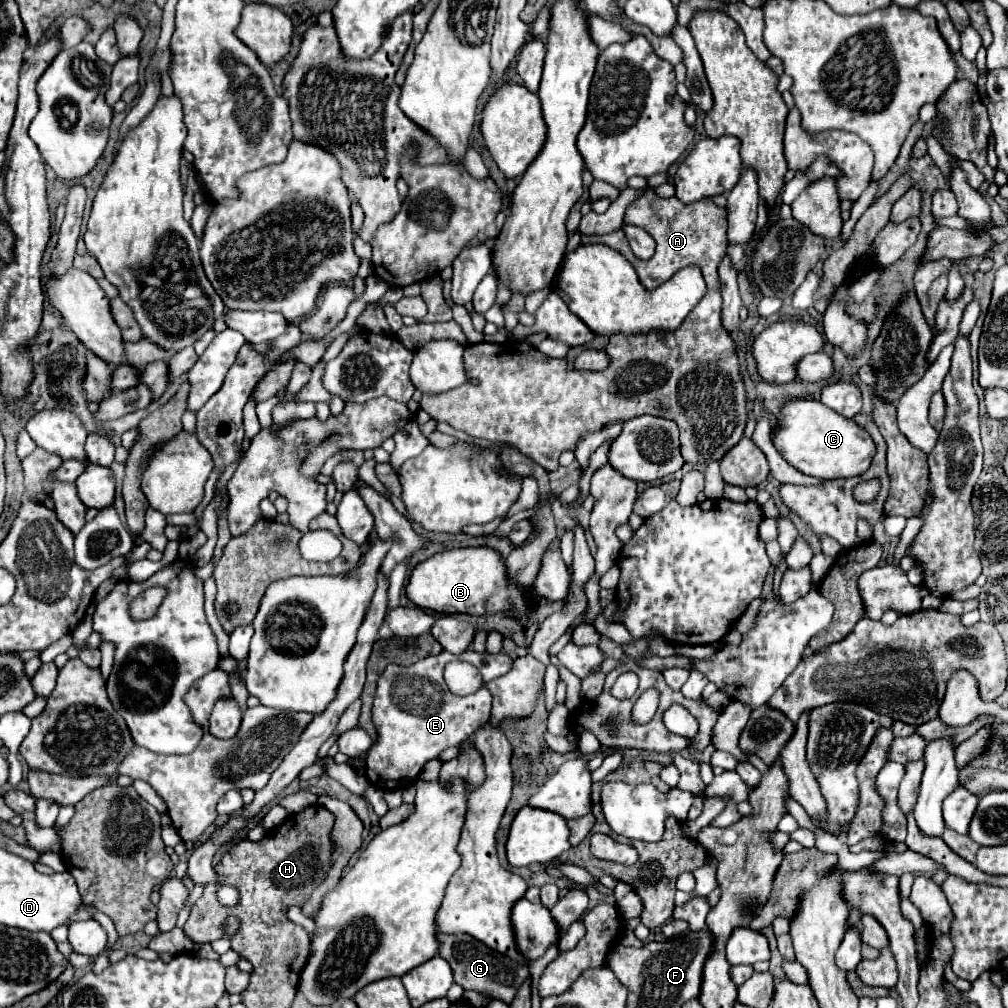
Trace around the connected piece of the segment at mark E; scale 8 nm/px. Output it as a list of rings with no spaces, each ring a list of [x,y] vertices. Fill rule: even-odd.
[[[468,649],[466,653],[462,653],[458,657],[454,657],[448,651],[442,651],[440,655],[426,657],[408,667],[388,665],[378,679],[374,705],[372,705],[372,723],[378,731],[378,741],[366,757],[366,771],[372,775],[376,773],[376,777],[380,779],[380,785],[376,785],[376,787],[380,787],[382,791],[412,785],[420,777],[420,773],[428,761],[436,759],[446,747],[462,745],[464,741],[468,741],[474,735],[474,731],[480,729],[490,719],[492,697],[490,697],[488,689],[482,687],[474,695],[456,697],[444,685],[444,679],[442,679],[444,665],[454,659],[476,665],[478,671],[482,673],[484,683],[492,681],[494,677],[502,677],[504,673],[510,671],[510,665],[512,665],[512,657],[506,653],[478,655],[478,653],[474,653],[474,649]],[[400,683],[404,685],[402,689],[406,689],[406,691],[402,691],[402,699],[398,699],[398,703],[396,703],[392,691],[396,685],[400,687]]]

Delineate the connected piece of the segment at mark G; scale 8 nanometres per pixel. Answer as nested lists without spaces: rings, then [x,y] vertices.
[[[438,931],[438,943],[440,943],[438,953],[450,963],[450,967],[454,971],[454,981],[462,989],[472,989],[472,991],[488,995],[490,999],[500,999],[510,1005],[516,991],[520,989],[520,985],[530,977],[528,965],[512,961],[510,957],[504,957],[498,951],[492,951],[490,947],[482,945],[480,941],[476,941],[474,937],[470,937],[466,933],[446,935],[446,933]]]

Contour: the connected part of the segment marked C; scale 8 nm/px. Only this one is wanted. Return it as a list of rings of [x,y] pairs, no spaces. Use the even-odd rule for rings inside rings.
[[[798,397],[786,401],[780,409],[780,417],[770,431],[770,439],[776,451],[800,473],[812,475],[818,479],[838,479],[854,477],[864,473],[870,467],[874,457],[874,443],[870,435],[852,419],[846,419],[814,401],[812,397]]]

